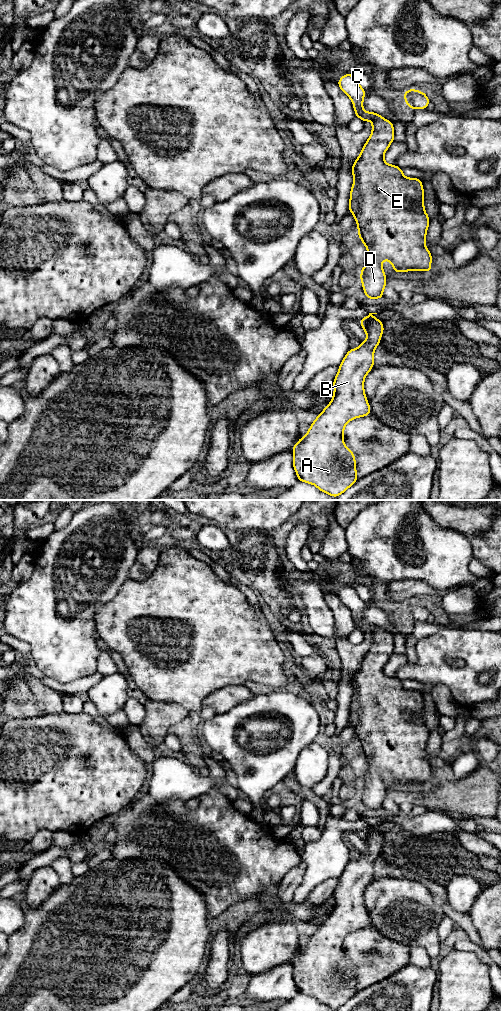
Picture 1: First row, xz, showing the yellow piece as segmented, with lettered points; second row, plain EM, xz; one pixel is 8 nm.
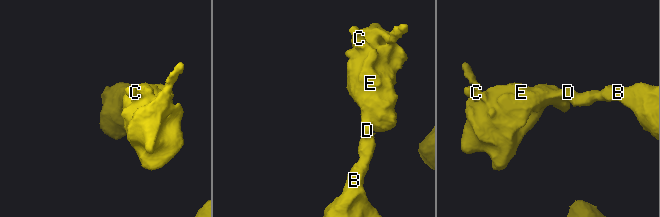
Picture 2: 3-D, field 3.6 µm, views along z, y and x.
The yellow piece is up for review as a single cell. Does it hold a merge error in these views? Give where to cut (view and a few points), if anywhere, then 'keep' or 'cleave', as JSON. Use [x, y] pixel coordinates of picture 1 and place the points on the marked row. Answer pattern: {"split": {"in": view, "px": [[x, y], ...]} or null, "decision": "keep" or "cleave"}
{"split": null, "decision": "keep"}

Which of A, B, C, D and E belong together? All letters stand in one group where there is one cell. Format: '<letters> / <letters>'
A B C D E

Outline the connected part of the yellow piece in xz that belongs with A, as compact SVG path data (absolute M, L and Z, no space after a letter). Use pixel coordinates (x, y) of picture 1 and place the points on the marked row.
M369 313L368 316L366 316L365 318L363 318L362 320L360 320L360 325L363 327L366 335L367 335L367 340L365 342L361 341L360 346L356 349L350 349L347 354L345 355L343 361L341 362L341 364L339 365L339 370L338 373L333 381L333 385L334 385L334 395L332 396L332 400L331 402L326 406L326 408L320 413L318 414L318 417L314 420L314 422L311 424L307 434L304 437L301 437L300 440L293 446L293 467L294 470L298 476L298 480L302 481L302 482L306 482L309 484L313 484L315 485L320 491L329 494L332 497L337 497L339 495L341 495L343 492L345 492L350 486L352 486L358 479L357 479L357 472L356 472L356 461L355 461L355 454L353 452L351 452L348 447L344 444L343 441L343 434L344 434L344 428L346 426L346 424L351 421L354 420L357 417L364 417L367 416L371 413L371 408L369 406L369 403L367 401L367 398L365 396L365 391L364 391L364 379L365 376L370 372L370 370L373 368L373 364L375 362L374 360L374 350L375 348L380 344L380 339L381 336L383 334L384 331L384 327L383 327L383 323L373 317L373 314L377 314L377 313Z

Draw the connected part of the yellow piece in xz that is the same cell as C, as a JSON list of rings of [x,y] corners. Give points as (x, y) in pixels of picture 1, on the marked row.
[[[348,73],[337,84],[352,100],[355,116],[364,122],[372,121],[372,133],[351,168],[354,182],[350,192],[349,211],[355,217],[357,234],[368,253],[368,261],[360,273],[363,291],[370,300],[383,298],[387,278],[382,268],[384,260],[391,262],[396,273],[430,272],[432,269],[432,254],[425,246],[430,219],[424,209],[424,189],[420,179],[406,178],[401,168],[384,161],[384,154],[394,141],[394,126],[379,114],[363,110],[366,91],[357,79]]]

